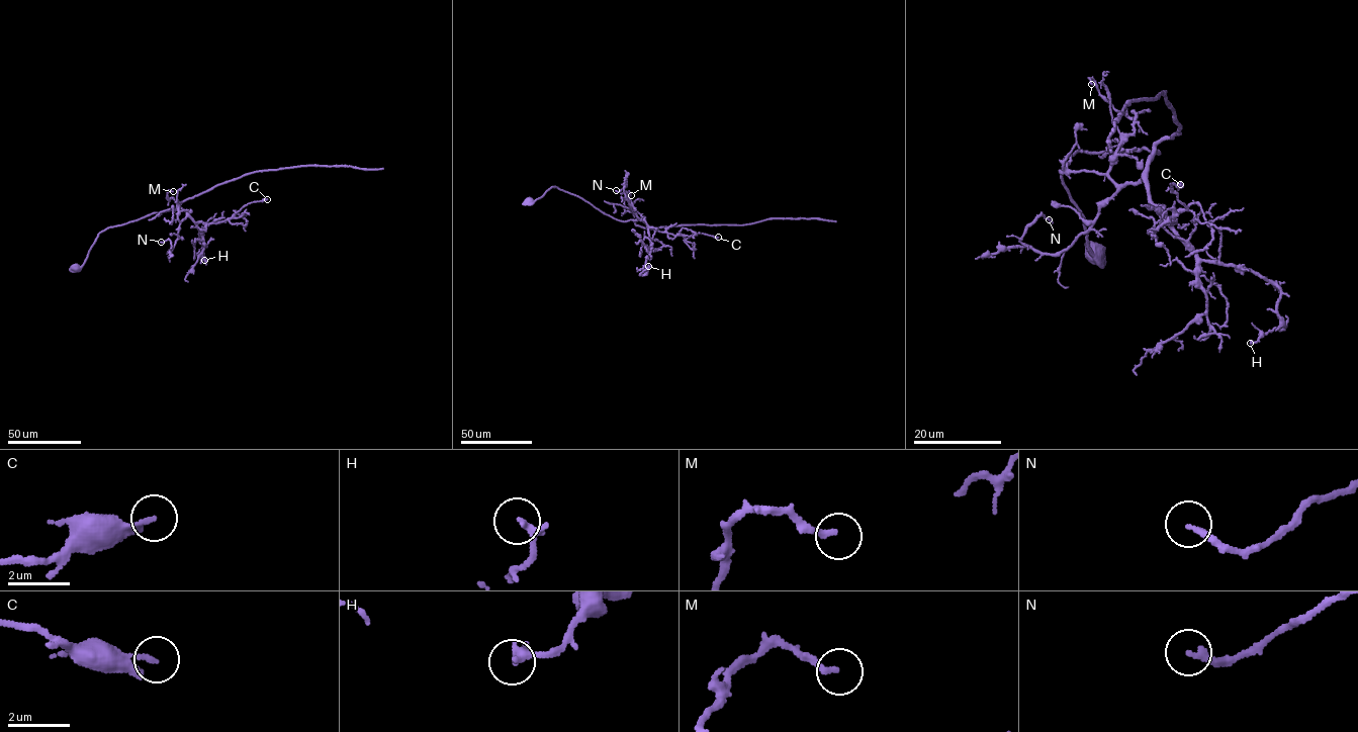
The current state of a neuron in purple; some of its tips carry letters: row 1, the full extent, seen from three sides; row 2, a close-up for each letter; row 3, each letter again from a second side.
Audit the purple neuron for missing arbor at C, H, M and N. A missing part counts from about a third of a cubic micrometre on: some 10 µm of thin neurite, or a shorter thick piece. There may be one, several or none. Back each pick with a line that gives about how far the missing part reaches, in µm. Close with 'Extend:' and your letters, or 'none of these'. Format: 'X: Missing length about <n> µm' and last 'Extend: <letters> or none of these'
Extend: none of these

